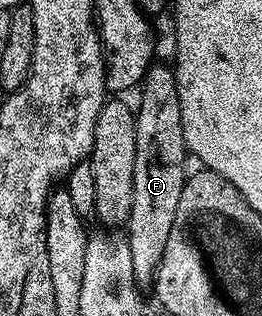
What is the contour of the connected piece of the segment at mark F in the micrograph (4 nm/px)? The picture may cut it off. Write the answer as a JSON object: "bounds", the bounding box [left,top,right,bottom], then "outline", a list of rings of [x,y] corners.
{"bounds":[125,65,189,284],"outline":[[[170,65],[147,67],[141,83],[139,106],[135,115],[135,135],[137,136],[137,156],[133,164],[133,204],[127,214],[125,237],[129,251],[133,256],[133,270],[139,284],[150,283],[159,267],[161,256],[165,252],[165,243],[169,241],[169,232],[173,232],[173,220],[177,216],[177,204],[181,201],[181,188],[187,183],[188,171],[183,171],[183,161],[189,158],[187,141],[183,135],[181,120],[181,104],[177,96],[177,80],[175,71]]]}

